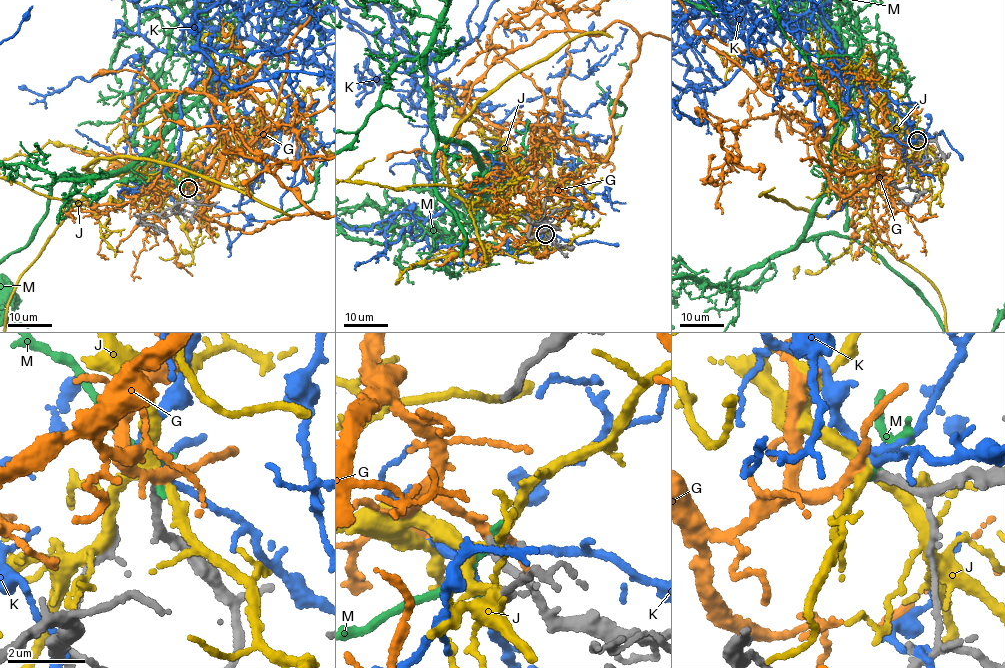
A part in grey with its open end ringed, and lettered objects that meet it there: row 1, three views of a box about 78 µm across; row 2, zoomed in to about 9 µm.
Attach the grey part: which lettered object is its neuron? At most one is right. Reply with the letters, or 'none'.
G

